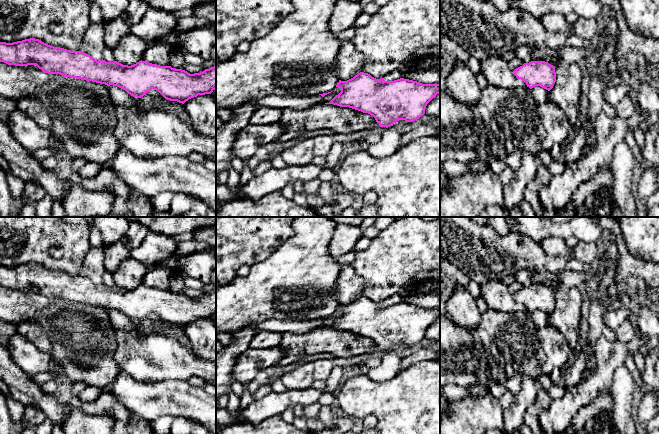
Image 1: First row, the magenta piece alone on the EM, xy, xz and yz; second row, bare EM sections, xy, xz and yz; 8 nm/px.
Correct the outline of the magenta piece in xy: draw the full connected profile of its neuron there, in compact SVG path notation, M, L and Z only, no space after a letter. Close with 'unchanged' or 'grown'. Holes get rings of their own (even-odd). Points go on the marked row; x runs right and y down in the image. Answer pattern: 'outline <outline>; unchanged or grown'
outline M35 38L0 42L0 62L36 65L44 73L117 86L137 98L154 89L165 99L182 104L216 89L216 66L194 74L142 60L128 66L117 61L97 61L84 52L54 47Z; unchanged

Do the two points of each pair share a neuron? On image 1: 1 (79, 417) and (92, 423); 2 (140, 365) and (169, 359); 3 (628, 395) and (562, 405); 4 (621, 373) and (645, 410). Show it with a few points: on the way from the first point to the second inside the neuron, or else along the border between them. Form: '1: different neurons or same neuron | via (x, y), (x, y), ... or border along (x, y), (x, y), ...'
1: same neuron | via (82, 420), (85, 423), (89, 423)
2: same neuron | via (148, 366), (159, 370), (163, 367)
3: different neurons | border along (619, 367), (615, 371), (613, 384), (610, 389)
4: different neurons | border along (636, 399), (635, 421)

